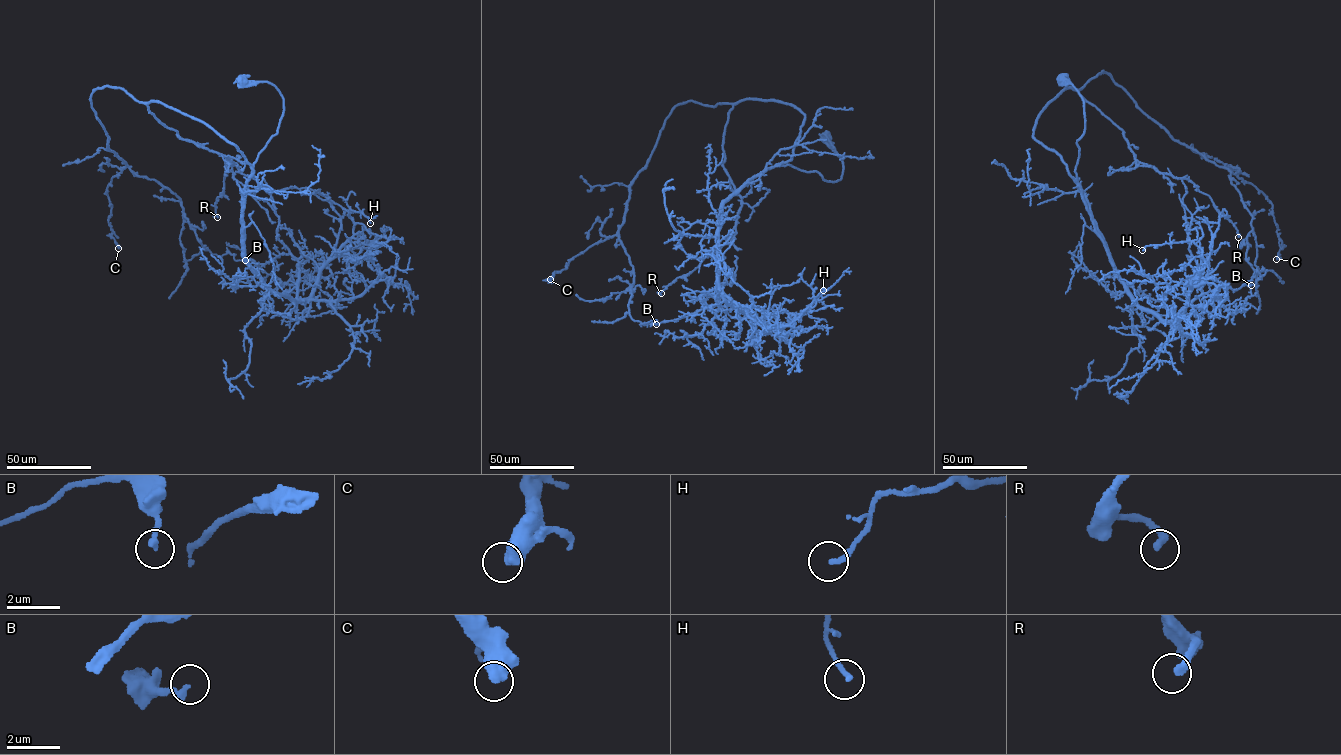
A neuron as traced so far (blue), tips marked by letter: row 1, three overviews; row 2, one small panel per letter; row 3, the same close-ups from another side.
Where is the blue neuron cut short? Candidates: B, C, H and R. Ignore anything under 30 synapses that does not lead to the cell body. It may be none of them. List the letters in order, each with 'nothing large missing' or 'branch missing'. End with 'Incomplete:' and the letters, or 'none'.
B: nothing large missing
C: nothing large missing
H: nothing large missing
R: branch missing
Incomplete: R

